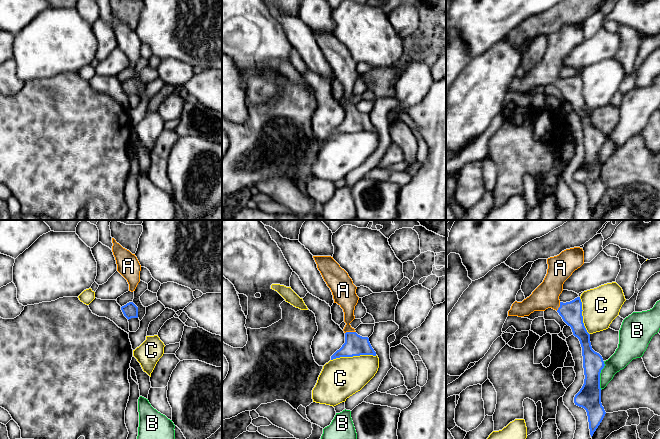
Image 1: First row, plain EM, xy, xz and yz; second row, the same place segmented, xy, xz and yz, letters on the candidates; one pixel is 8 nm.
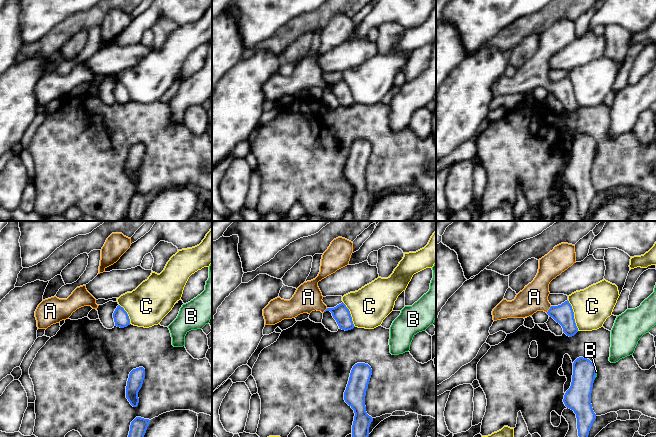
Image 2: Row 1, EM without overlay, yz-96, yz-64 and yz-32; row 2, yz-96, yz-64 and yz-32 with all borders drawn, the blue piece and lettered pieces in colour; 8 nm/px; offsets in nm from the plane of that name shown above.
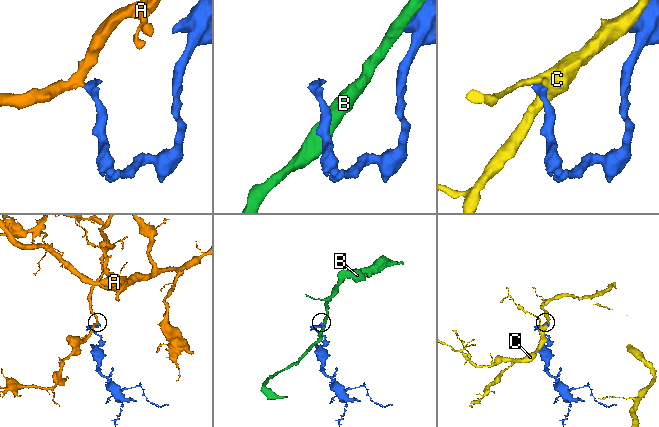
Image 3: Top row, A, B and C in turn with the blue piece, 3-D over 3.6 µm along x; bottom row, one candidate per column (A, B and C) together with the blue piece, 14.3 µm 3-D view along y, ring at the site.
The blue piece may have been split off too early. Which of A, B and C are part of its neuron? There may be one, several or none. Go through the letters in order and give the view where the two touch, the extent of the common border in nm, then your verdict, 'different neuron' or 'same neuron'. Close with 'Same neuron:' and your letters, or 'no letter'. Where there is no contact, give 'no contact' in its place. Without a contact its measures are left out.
A: meets blue in xz; contact 90 nm long; same neuron
B: meets blue in yz; contact 240 nm long; different neuron
C: meets blue in xz; contact 380 nm long; different neuron
Same neuron: A

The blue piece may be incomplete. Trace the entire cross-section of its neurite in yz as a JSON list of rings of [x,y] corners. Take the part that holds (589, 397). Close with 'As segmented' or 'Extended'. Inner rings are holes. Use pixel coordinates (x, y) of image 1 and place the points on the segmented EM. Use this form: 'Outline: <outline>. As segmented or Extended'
Outline: [[[574,247],[547,259],[548,269],[543,282],[522,302],[515,301],[508,316],[524,317],[534,311],[556,310],[563,321],[571,327],[573,335],[580,341],[583,356],[584,384],[574,397],[575,405],[586,410],[590,435],[602,422],[606,412],[601,403],[600,373],[605,364],[602,356],[592,349],[590,334],[587,332],[582,316],[580,297],[563,303],[559,296],[564,282],[584,264],[584,251]]]. Extended

